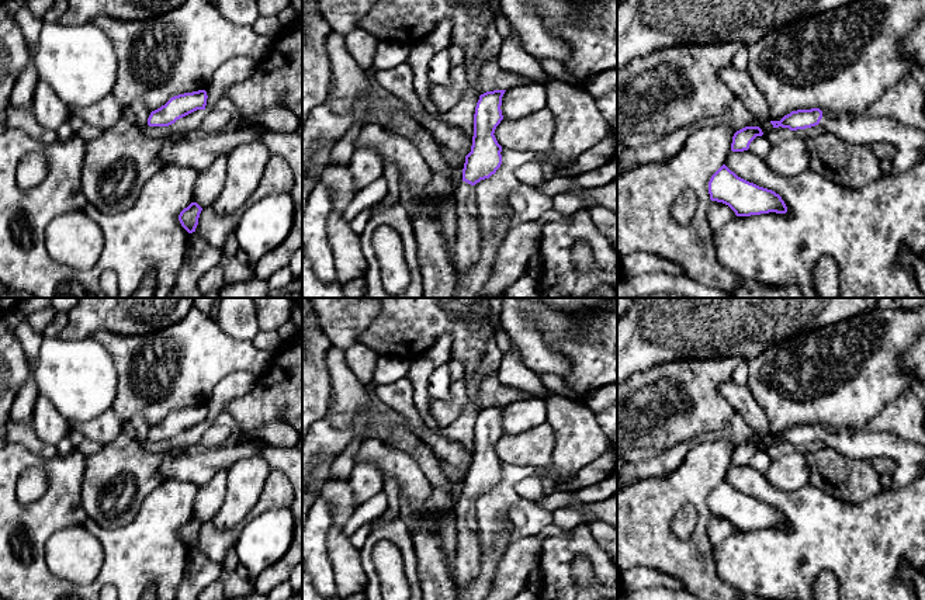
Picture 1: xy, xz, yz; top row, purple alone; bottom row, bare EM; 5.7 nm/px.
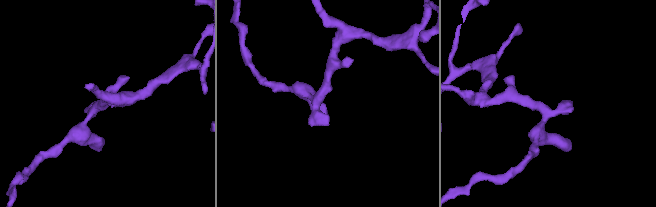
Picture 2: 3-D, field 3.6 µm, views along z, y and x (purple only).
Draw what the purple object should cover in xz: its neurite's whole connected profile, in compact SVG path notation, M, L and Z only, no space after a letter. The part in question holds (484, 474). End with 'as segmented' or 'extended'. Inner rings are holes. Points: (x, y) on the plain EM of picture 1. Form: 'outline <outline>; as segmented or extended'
outline M493 405L481 409L475 422L472 461L465 471L462 496L454 509L458 538L454 575L457 592L467 589L481 568L482 534L474 500L489 493L502 479L502 461L493 448L503 434L500 420L505 406Z; extended

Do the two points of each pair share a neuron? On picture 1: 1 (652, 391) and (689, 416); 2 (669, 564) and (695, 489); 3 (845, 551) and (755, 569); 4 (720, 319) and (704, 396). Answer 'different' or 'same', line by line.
1: same
2: same
3: same
4: different

